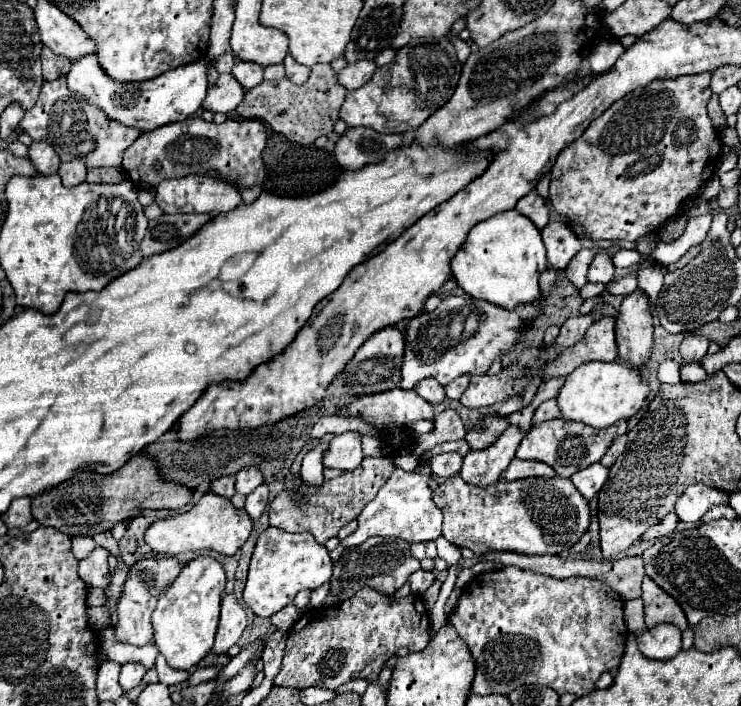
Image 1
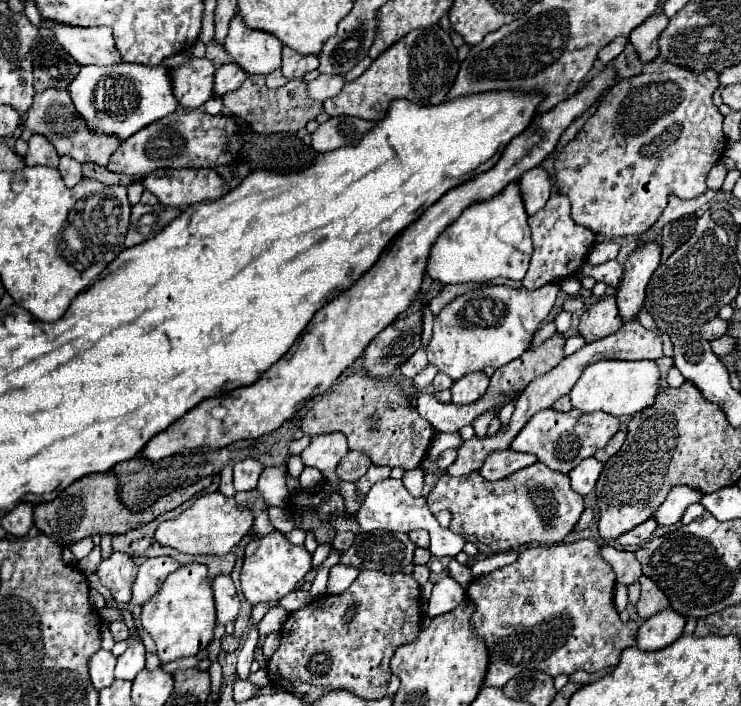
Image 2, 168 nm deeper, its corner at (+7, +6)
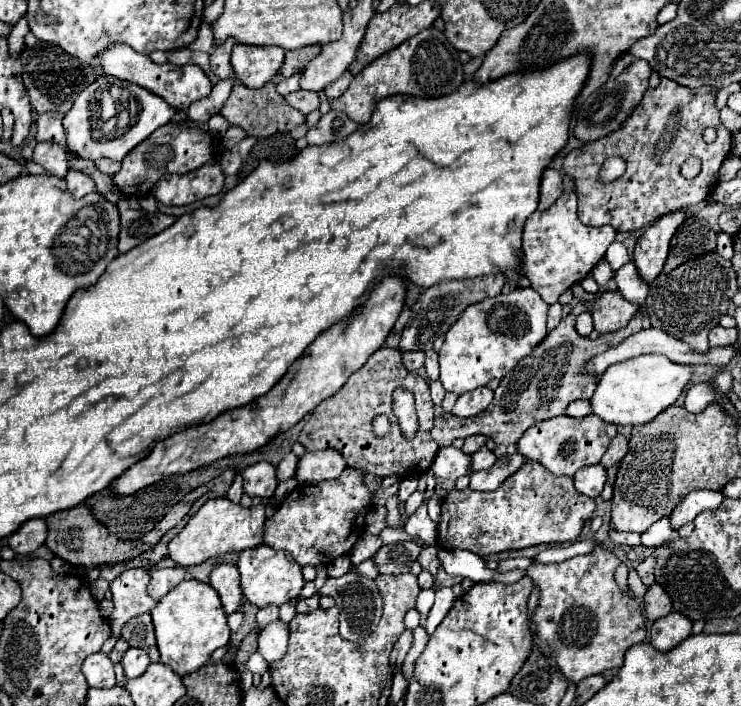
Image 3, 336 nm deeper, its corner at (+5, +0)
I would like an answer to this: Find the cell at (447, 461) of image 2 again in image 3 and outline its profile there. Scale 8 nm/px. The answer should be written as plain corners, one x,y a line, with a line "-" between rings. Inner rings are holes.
442,447
432,463
432,473
438,479
456,481
458,477
470,473
470,455
454,447

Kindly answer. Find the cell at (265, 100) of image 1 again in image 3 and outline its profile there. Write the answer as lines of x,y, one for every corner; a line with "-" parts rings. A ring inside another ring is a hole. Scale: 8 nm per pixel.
234,83
230,97
226,99
226,103
220,109
220,115
230,123
230,125
238,125
242,127
250,137
260,137
266,139
274,133
284,133
290,131
302,123
306,123
306,117
300,111
294,111
284,97
276,91
274,83
266,83
262,89
248,89
242,83

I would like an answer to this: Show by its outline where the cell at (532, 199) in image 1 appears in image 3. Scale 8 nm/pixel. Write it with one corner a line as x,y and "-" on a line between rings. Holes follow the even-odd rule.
546,169
542,175
542,185
540,185
540,211
546,211
558,197
562,195
562,175
554,169

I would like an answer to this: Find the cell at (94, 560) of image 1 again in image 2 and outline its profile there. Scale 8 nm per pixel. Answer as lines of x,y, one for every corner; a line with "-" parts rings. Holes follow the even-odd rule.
114,551
108,559
102,559
94,571
104,587
108,587
116,601
130,601
132,579
138,573
138,565
126,553

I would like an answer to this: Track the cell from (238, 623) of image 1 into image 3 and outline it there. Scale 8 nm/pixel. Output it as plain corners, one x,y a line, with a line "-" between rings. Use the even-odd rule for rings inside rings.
220,563
210,573
210,585
218,591
222,599
224,611
230,615
240,607
242,591
240,591
240,573
232,563

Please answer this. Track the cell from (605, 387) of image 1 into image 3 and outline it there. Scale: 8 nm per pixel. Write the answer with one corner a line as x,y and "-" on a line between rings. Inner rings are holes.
642,355
610,365
602,375
592,397
592,411
606,423
642,425
672,407
692,379
692,367
674,363
664,355

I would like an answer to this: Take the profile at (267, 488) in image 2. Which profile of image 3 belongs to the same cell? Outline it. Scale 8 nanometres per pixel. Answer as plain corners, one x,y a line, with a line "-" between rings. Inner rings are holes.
288,453
280,465
276,467
276,475
278,475
278,481
286,481
286,479
292,479
294,473
296,473
296,461
298,457
294,453

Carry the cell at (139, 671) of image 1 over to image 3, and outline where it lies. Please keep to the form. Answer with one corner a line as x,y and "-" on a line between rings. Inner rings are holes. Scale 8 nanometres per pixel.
128,649
124,653
120,665
124,667
124,675
128,679
134,679
134,677
140,677
146,671
146,667
150,665
150,657
142,649

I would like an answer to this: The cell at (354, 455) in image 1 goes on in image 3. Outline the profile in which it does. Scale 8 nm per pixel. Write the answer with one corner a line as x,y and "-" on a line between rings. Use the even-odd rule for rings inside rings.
324,449
324,451
304,453
298,459
294,477
300,485
318,485
320,481
340,477
344,469
346,469
346,463
342,455
334,449

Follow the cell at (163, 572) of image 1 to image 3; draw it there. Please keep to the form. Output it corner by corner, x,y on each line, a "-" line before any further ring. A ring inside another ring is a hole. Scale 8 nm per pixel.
184,567
158,569
158,571
152,571
152,581
150,581
150,589
148,591
150,591
150,595
154,599
160,599
168,591
172,591
172,587
182,583
184,579
188,579
188,571

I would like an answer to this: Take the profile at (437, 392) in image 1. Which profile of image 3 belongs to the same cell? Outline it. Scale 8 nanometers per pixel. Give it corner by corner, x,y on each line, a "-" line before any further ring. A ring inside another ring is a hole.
410,351
410,353
402,353
402,363
408,371
418,373
424,367
424,353
422,351

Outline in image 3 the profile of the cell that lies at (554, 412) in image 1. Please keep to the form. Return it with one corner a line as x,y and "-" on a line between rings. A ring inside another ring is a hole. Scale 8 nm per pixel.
574,401
568,405
566,409
566,415
574,417
574,419
584,419
586,415
590,415
590,401

